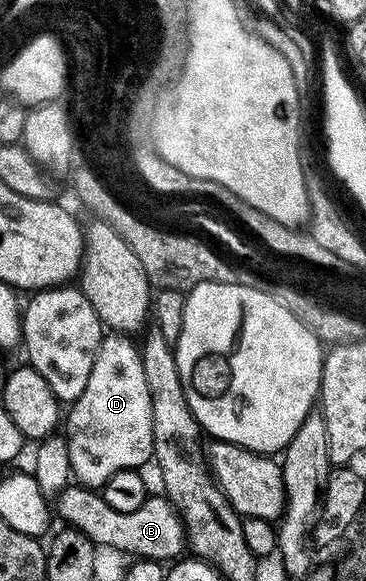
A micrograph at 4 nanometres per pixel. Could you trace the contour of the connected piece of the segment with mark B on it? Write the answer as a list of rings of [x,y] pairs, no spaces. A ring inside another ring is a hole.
[[[71,483],[66,486],[63,493],[58,494],[56,513],[66,520],[63,522],[67,526],[88,535],[88,539],[94,546],[104,544],[116,547],[117,550],[130,554],[134,559],[170,563],[181,558],[187,548],[186,527],[165,496],[157,496],[147,496],[146,501],[140,503],[140,507],[136,507],[136,511],[116,511],[108,507],[108,503],[97,488]]]

